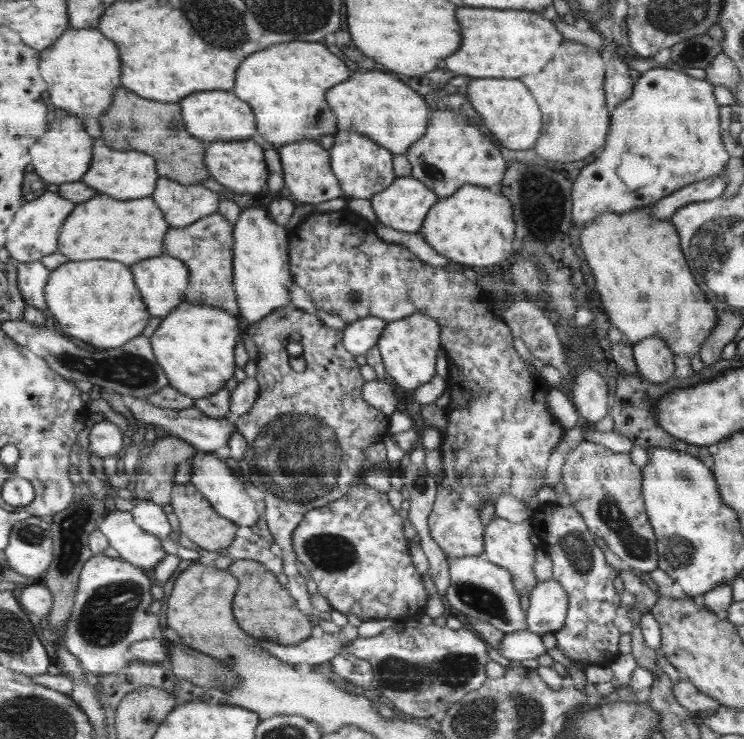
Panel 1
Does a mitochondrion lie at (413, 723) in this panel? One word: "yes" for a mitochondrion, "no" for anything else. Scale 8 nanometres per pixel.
no

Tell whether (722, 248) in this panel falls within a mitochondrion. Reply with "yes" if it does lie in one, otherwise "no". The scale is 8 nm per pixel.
yes

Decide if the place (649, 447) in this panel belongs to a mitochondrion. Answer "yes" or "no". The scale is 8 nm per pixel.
no

